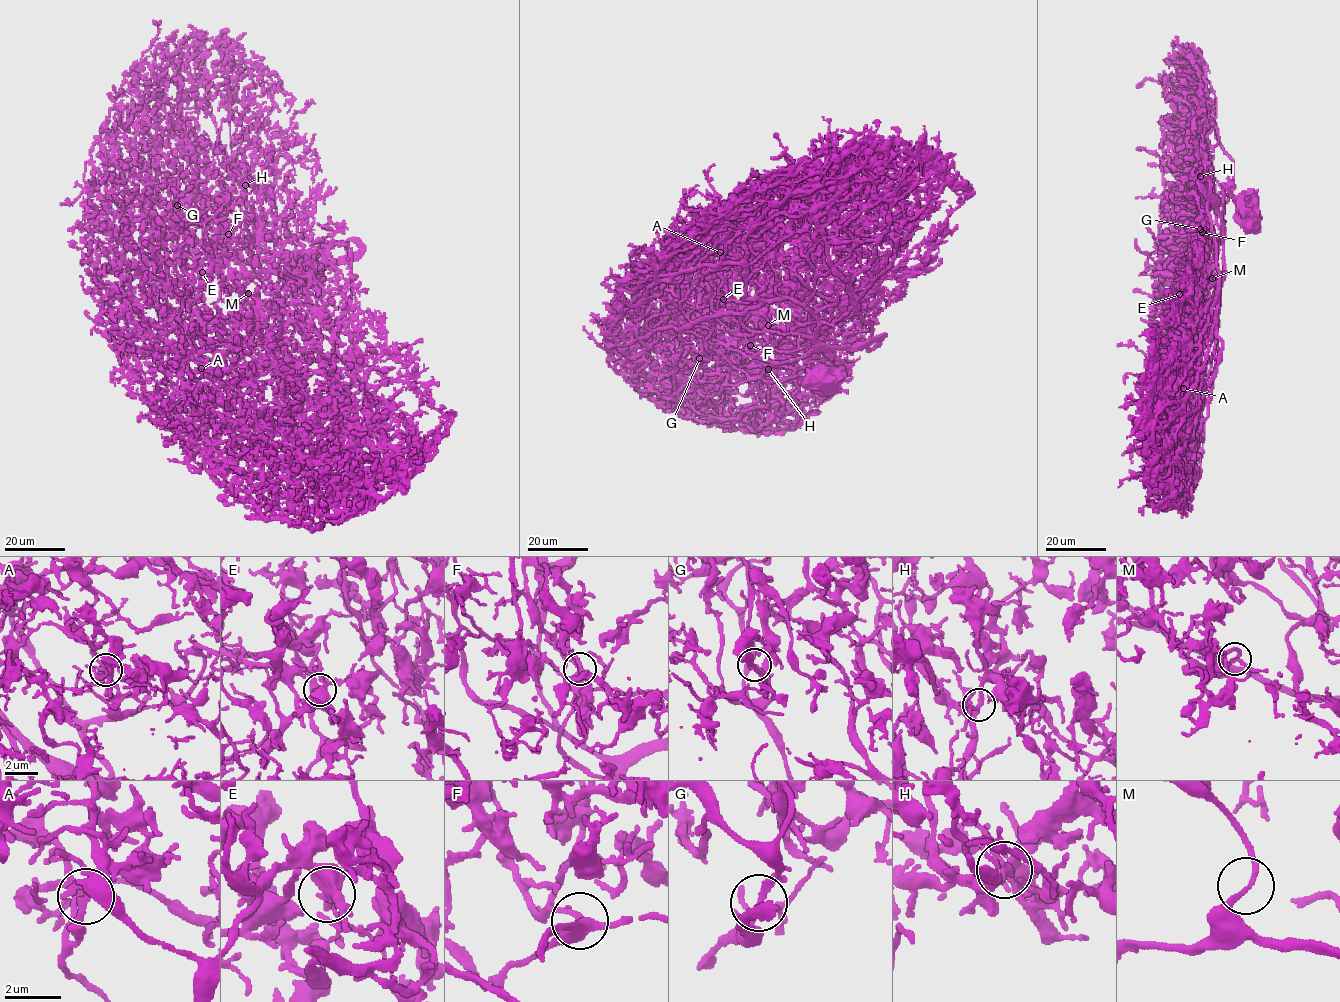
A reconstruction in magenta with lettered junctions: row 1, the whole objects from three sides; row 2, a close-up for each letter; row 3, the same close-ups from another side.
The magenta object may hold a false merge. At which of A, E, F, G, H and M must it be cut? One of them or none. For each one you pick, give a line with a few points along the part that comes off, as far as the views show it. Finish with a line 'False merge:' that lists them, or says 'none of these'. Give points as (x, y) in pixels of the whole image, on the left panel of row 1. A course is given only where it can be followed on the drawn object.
False merge: none of these

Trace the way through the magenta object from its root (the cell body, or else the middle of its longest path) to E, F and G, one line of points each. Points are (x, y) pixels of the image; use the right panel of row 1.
E: (1249, 207), (1225, 190), (1223, 275), (1202, 287), (1182, 280), (1179, 293)
F: (1249, 207), (1240, 206), (1226, 188), (1221, 238), (1216, 244), (1210, 242), (1203, 233)
G: (1249, 207), (1240, 206), (1226, 188), (1221, 238), (1199, 240), (1184, 225), (1201, 228)

